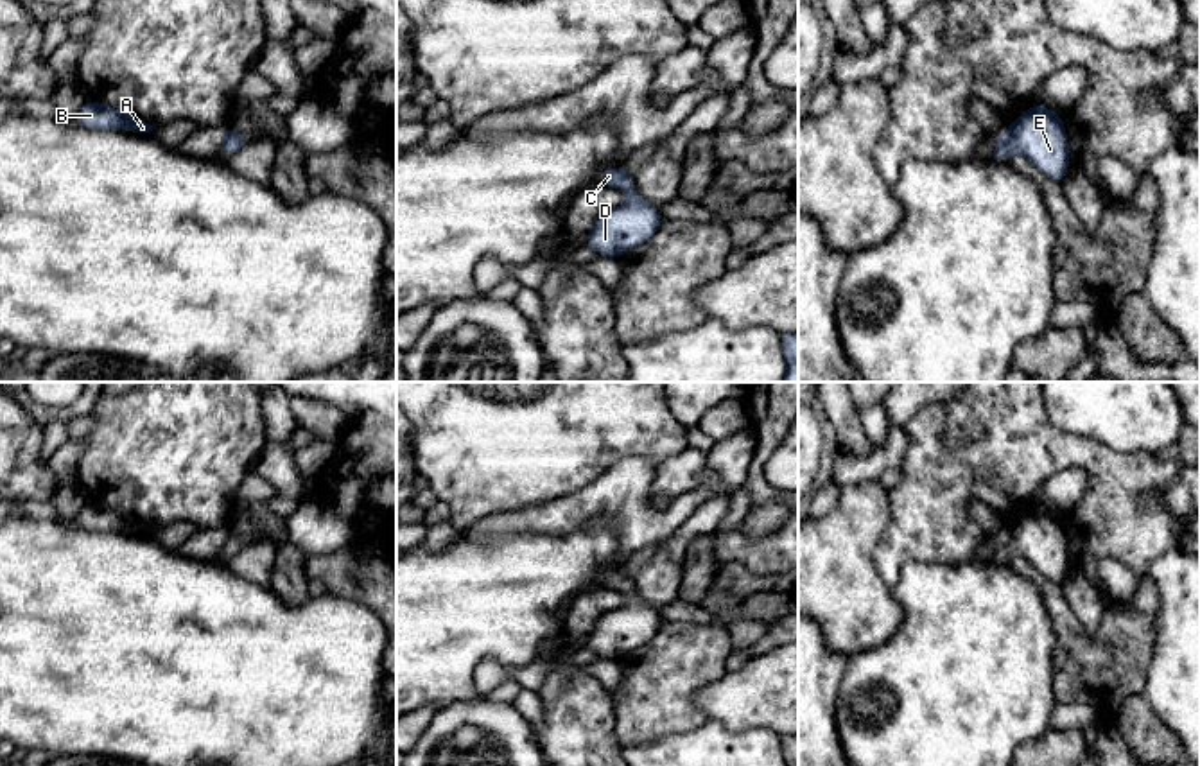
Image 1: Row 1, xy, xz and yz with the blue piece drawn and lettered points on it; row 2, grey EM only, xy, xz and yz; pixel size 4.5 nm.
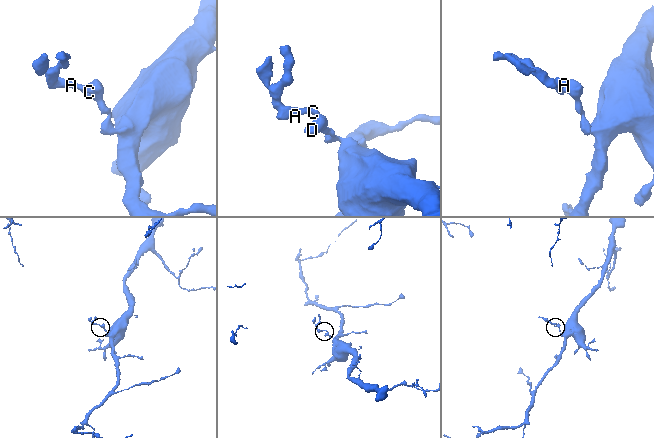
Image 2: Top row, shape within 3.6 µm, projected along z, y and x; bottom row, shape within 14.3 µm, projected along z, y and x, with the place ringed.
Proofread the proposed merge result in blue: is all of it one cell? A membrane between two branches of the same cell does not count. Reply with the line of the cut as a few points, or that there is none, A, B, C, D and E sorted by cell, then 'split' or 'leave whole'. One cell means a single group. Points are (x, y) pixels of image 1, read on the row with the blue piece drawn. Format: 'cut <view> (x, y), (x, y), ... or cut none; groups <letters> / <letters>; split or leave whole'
cut none; groups A B C D E; leave whole

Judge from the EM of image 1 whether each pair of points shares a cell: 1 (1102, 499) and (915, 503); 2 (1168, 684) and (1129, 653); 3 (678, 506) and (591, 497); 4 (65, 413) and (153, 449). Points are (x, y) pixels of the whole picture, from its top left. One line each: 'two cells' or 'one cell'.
1: one cell
2: two cells
3: one cell
4: two cells

